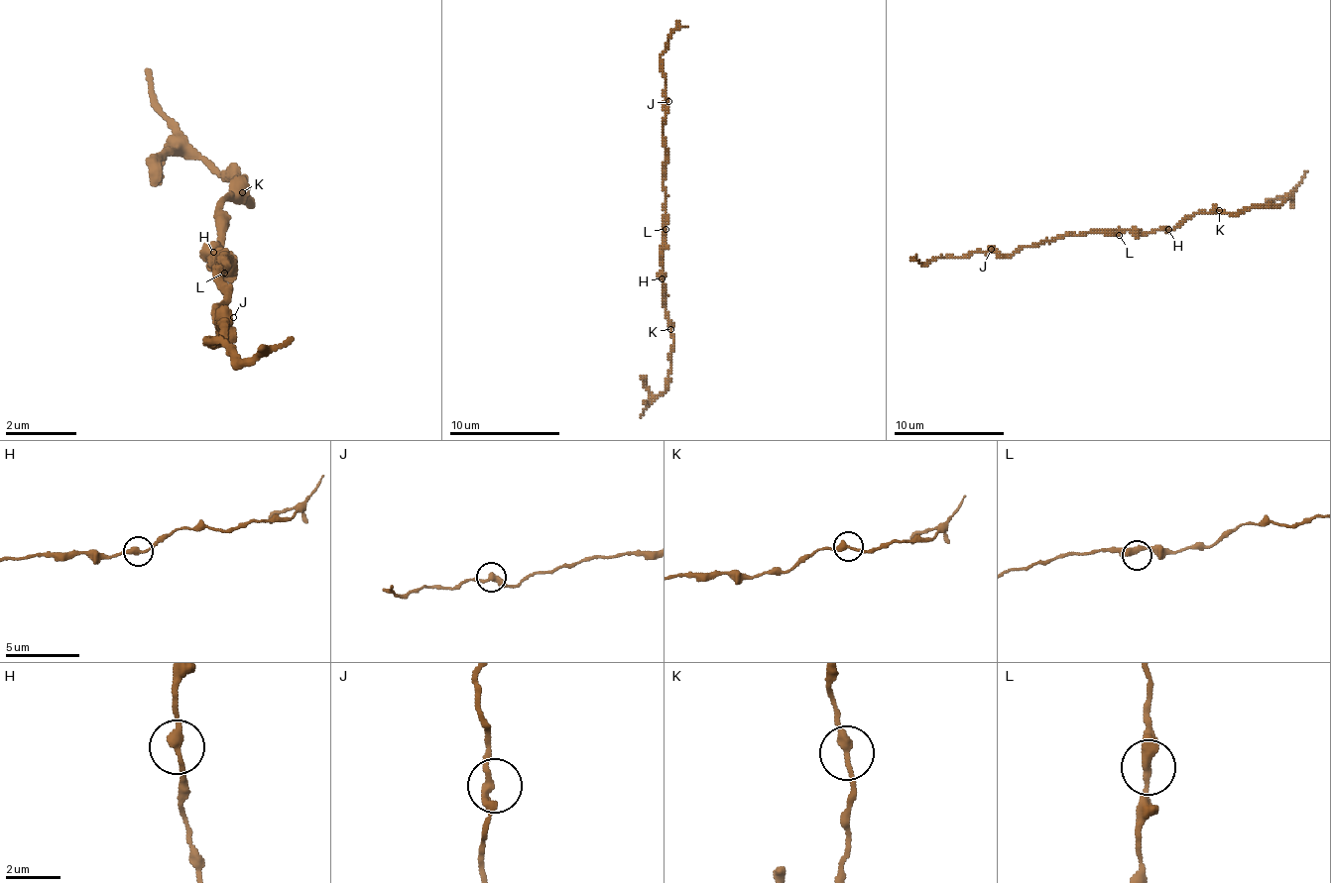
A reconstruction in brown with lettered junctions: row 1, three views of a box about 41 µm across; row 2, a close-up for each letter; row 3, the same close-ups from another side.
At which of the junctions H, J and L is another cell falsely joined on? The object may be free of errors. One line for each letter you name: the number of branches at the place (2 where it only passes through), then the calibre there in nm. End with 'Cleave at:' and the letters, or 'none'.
H: 2 branches meet; 300 nm thick
Cleave at: H

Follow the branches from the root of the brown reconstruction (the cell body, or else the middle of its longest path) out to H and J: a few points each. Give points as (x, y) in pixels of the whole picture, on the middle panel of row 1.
H: (665, 226), (663, 278)
J: (665, 226), (663, 124), (668, 101)

